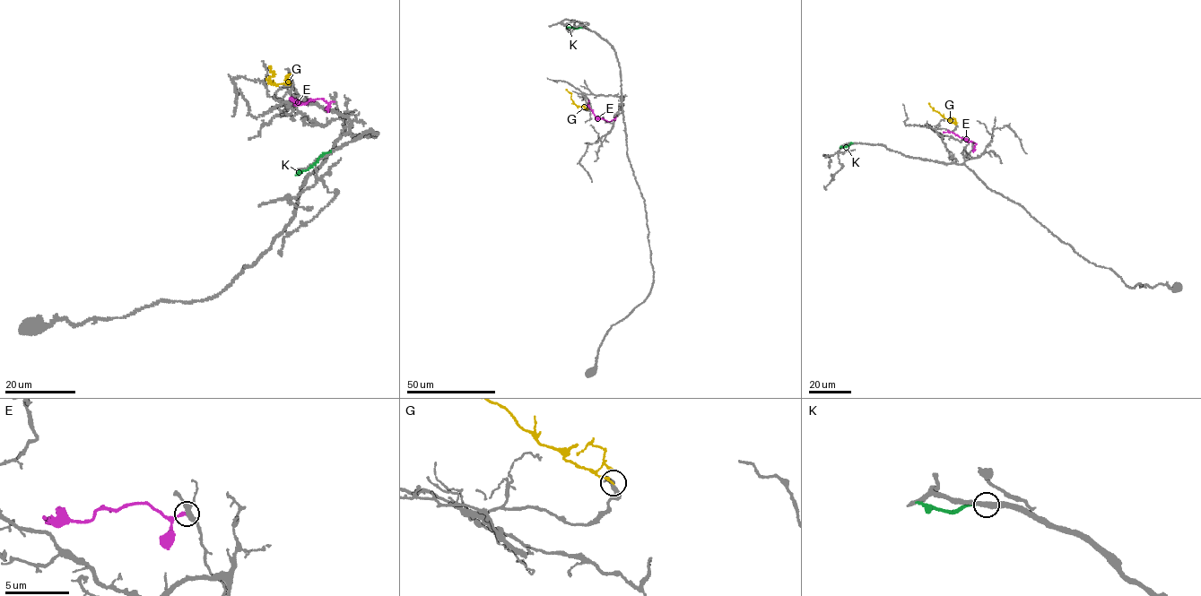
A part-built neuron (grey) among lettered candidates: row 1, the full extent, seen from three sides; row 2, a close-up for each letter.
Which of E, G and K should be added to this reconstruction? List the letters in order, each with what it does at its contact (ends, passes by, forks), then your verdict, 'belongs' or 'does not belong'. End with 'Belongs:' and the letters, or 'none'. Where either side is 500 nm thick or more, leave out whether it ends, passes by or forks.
E: it ends | does not belong
G: it ends | does not belong
K: it ends | does not belong
Belongs: none

